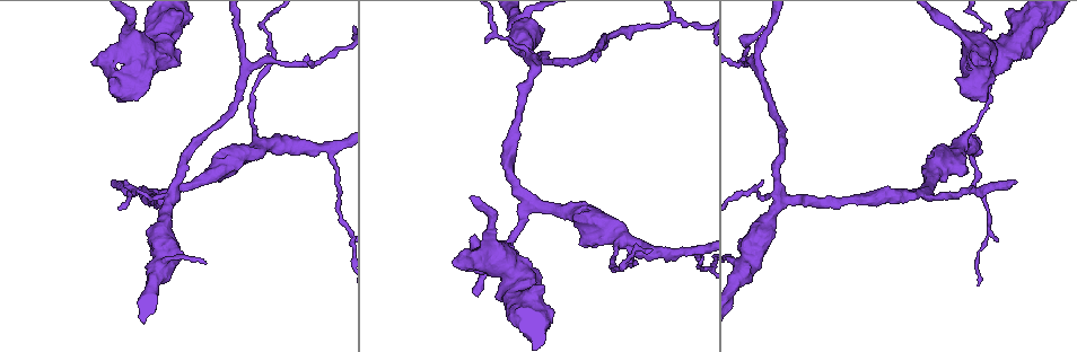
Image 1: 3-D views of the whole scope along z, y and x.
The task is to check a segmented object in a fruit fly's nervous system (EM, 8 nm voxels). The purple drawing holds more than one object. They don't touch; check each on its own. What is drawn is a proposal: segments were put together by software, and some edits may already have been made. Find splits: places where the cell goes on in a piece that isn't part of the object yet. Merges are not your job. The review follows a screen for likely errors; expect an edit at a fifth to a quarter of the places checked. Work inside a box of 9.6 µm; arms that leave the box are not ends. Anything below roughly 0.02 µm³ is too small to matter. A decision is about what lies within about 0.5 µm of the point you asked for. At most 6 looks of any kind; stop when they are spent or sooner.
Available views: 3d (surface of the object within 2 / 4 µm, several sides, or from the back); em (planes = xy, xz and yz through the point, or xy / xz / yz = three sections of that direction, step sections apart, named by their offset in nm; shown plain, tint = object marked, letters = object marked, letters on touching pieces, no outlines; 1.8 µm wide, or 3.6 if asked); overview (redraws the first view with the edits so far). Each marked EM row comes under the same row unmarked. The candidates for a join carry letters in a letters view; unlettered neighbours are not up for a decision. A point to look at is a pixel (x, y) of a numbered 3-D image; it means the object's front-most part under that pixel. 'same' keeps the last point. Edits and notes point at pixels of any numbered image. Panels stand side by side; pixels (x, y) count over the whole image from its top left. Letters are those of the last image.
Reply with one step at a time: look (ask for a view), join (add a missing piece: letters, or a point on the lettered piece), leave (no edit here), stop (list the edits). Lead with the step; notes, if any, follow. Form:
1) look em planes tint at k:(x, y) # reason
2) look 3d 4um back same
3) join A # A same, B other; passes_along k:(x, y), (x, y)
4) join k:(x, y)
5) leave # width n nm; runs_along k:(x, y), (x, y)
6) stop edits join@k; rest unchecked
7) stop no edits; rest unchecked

look 3d 2um at 1:(256, 151) # sudden change in width

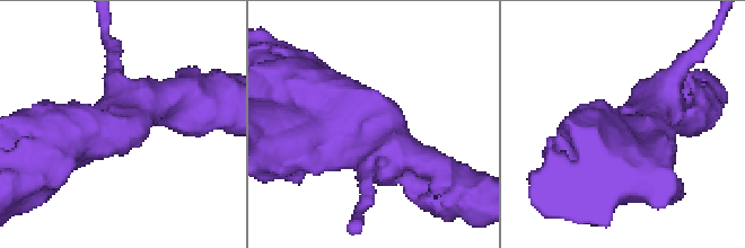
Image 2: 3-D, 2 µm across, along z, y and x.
look em planes tint at 2:(628, 122) # arms 3

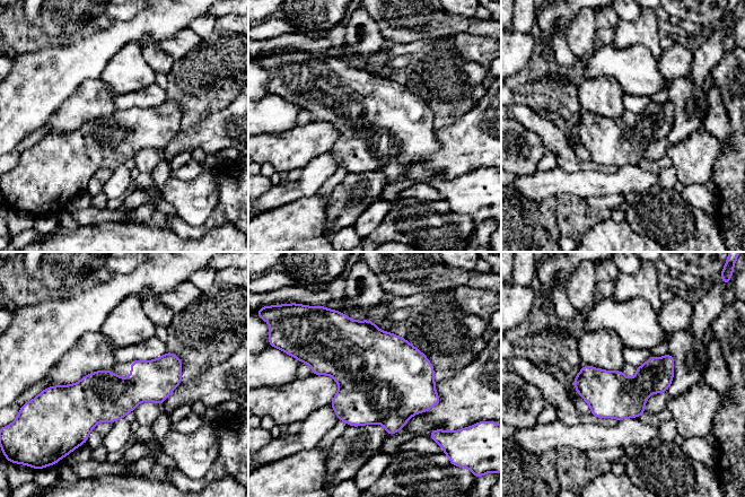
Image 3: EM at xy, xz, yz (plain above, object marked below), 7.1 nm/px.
look em planes letters same

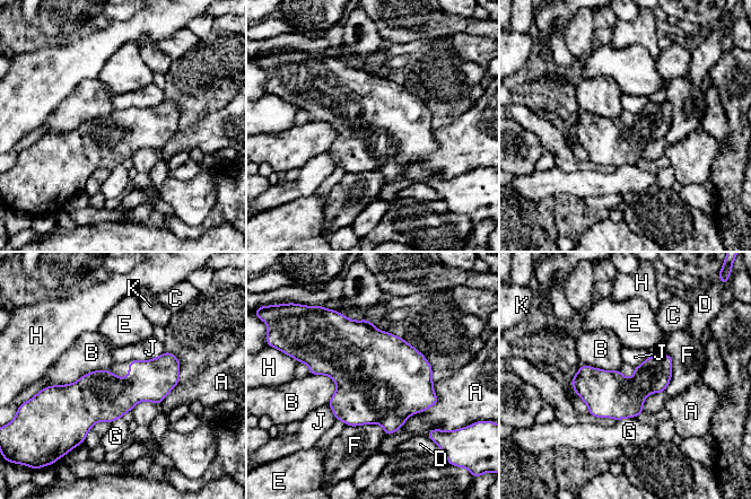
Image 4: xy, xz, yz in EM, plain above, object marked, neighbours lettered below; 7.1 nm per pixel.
leave # width 320 nm; longest_contact A 500 nm; A other, B other, C other, D other, E other, F other, G other, H other, J other, K other; none of them fits

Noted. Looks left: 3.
look 3d 2um at 1:(1015, 180)

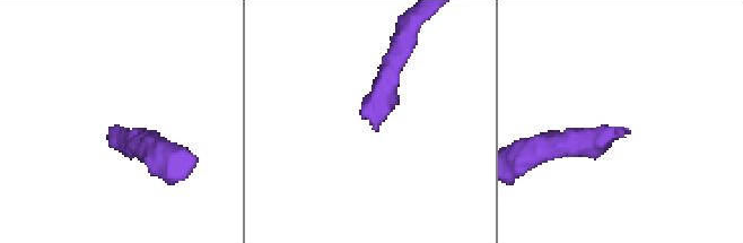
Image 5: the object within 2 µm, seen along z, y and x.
look em xz step 16 tint at 5:(115, 127) # shape alone is not enough

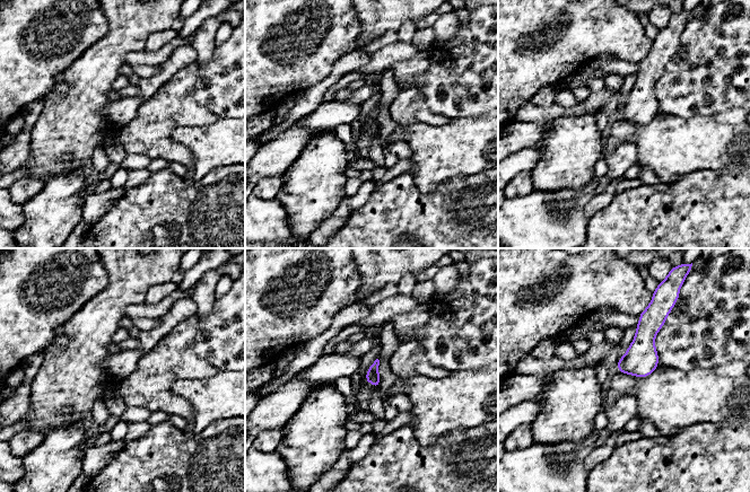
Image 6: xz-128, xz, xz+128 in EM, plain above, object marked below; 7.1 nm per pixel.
look em planes letters same

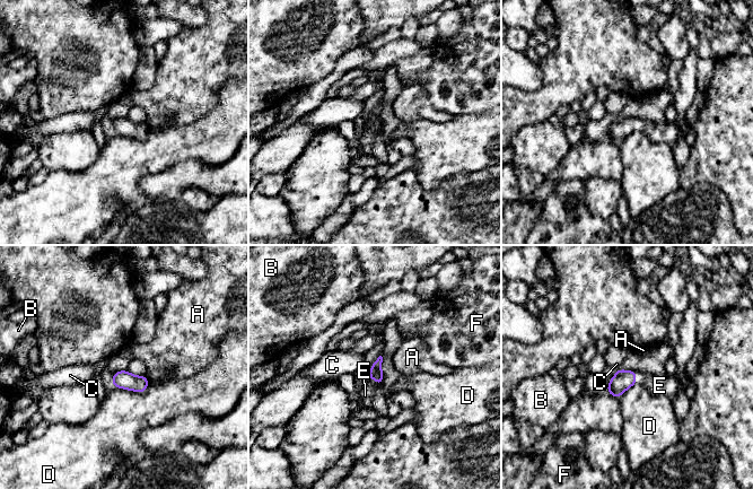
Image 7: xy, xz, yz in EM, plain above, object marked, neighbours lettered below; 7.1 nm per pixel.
join E # width 90 nm; A other, B other, C other, D other, E same, F other; it goes on there

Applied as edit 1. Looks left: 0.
stop edits join@7; rest unchecked

